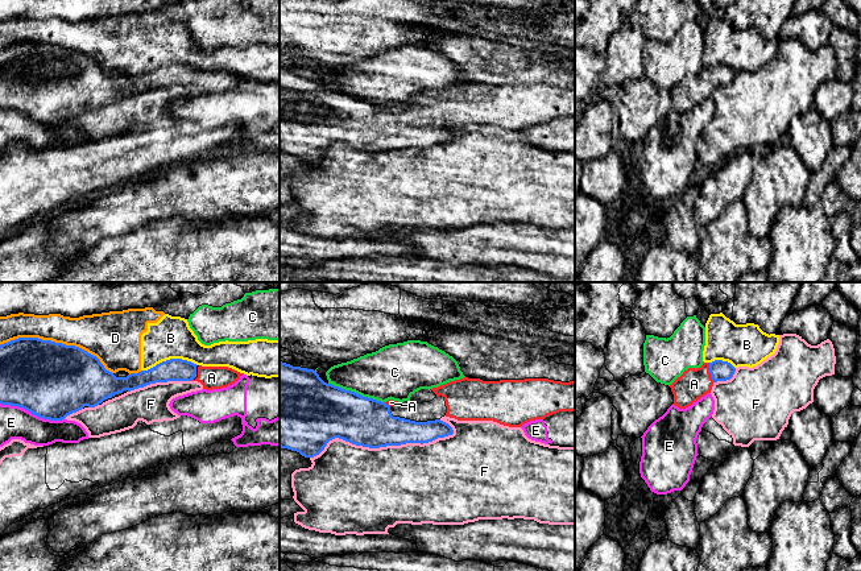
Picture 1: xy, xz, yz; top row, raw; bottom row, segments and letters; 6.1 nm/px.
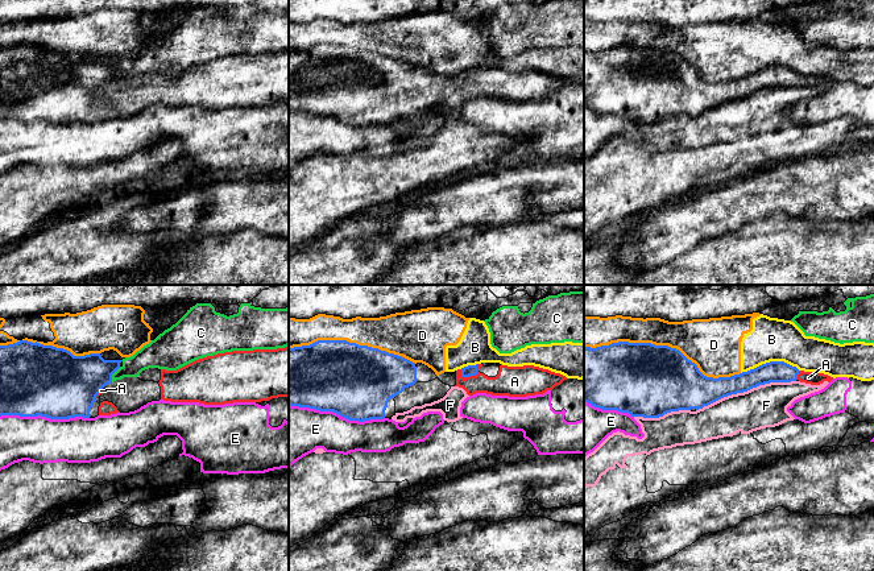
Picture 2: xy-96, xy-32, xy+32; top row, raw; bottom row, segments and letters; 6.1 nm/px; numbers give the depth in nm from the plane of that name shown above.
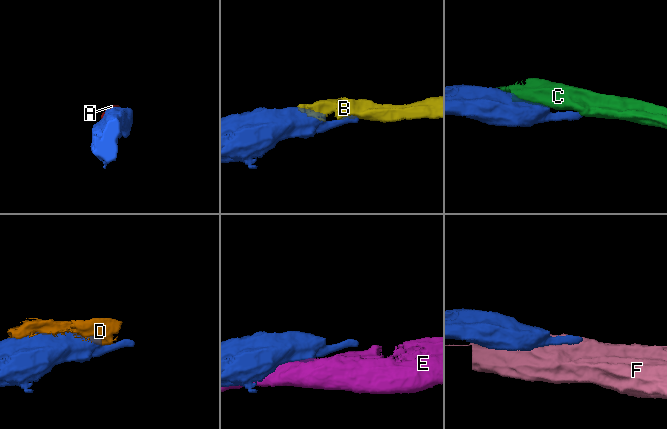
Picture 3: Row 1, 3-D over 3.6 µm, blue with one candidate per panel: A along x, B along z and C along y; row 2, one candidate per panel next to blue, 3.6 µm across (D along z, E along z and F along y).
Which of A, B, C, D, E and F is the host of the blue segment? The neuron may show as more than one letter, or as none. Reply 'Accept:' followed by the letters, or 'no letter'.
Accept: A

